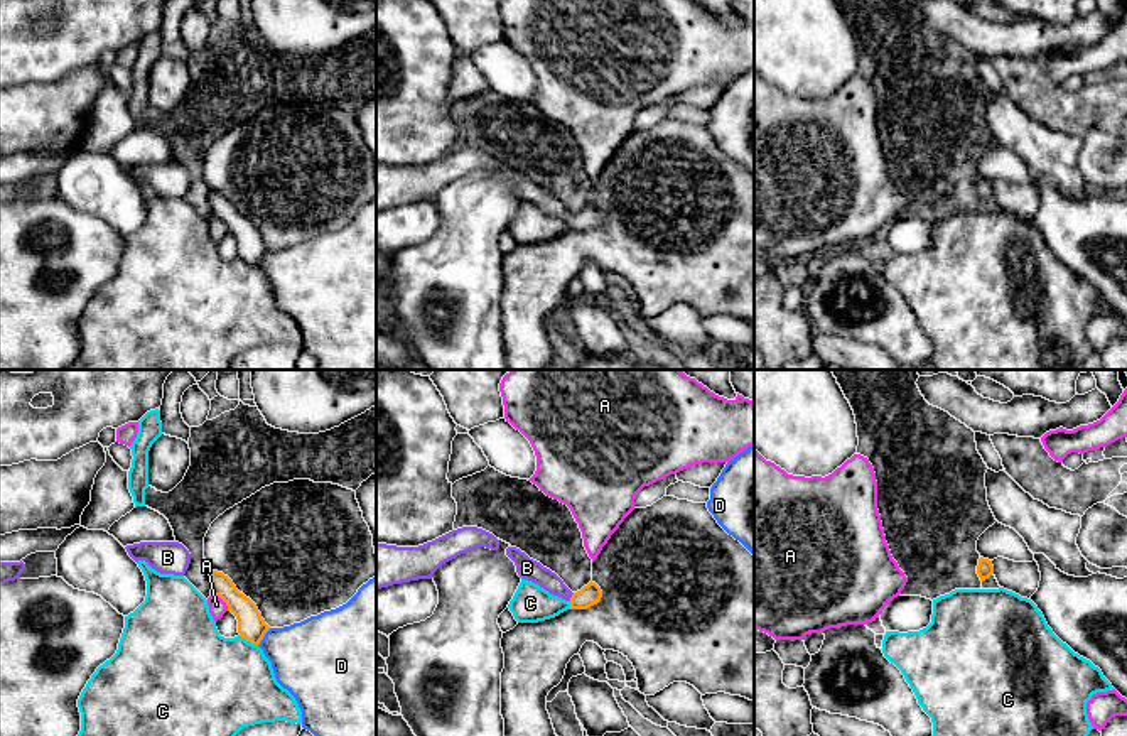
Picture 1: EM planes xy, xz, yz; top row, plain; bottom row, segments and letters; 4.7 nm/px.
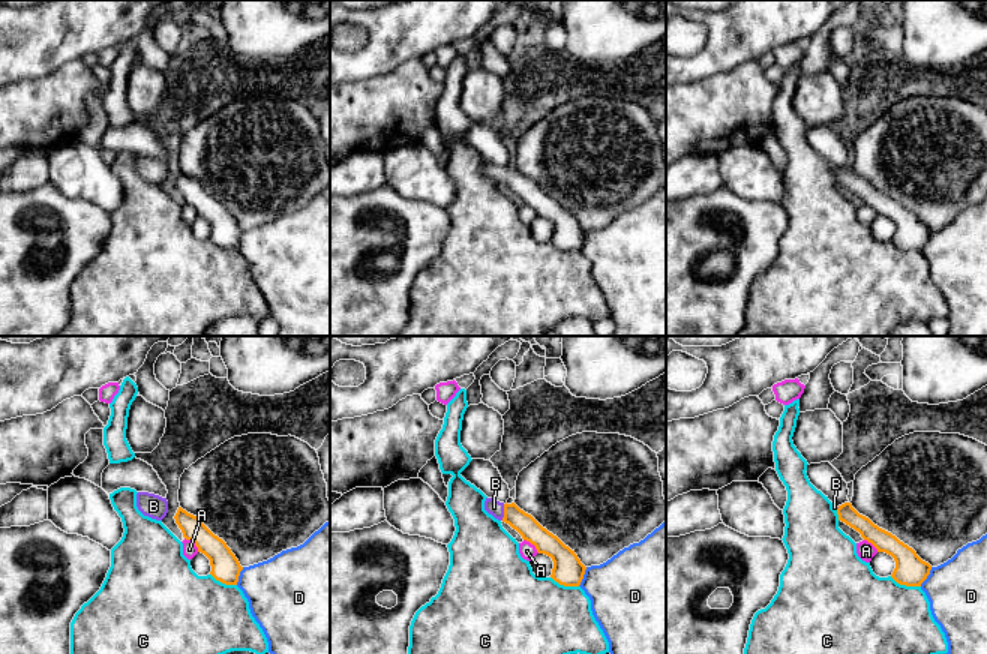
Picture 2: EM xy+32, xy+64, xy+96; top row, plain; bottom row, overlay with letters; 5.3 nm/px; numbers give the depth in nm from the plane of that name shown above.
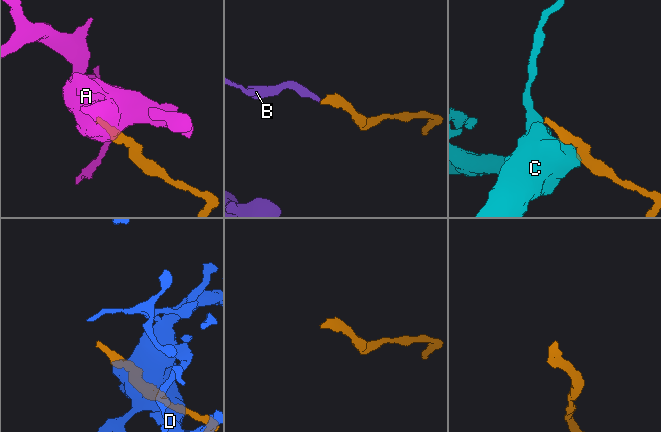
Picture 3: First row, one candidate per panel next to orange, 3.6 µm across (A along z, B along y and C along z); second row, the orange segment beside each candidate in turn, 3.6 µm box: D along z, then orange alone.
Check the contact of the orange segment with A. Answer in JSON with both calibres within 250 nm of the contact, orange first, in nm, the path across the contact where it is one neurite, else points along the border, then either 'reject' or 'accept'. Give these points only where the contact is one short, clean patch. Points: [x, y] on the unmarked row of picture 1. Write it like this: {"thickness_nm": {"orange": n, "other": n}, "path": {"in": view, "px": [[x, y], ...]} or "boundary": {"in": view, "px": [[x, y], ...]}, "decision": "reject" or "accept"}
{"thickness_nm": {"orange": 140, "other": 80}, "boundary": {"in": "xy", "px": [[211, 215], [228, 232]]}, "decision": "reject"}

